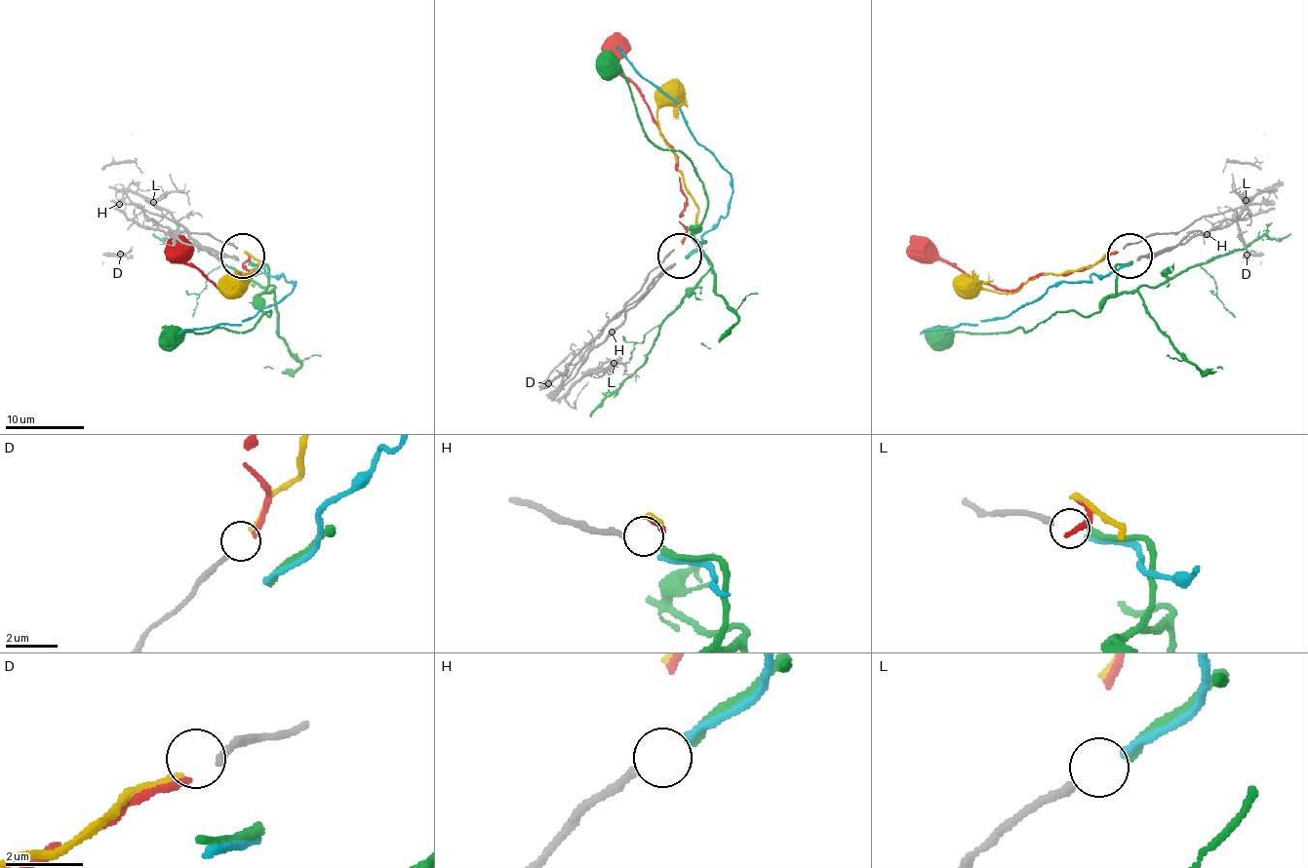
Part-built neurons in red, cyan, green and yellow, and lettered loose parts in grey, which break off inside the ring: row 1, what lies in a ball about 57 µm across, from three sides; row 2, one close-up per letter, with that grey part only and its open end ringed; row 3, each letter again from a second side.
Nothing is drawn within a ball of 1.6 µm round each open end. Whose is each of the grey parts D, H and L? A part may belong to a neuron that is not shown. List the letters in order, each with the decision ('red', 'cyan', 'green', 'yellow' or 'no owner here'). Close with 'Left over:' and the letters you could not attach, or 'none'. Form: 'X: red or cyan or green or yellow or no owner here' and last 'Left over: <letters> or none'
D: red
H: green
L: cyan
Left over: none

